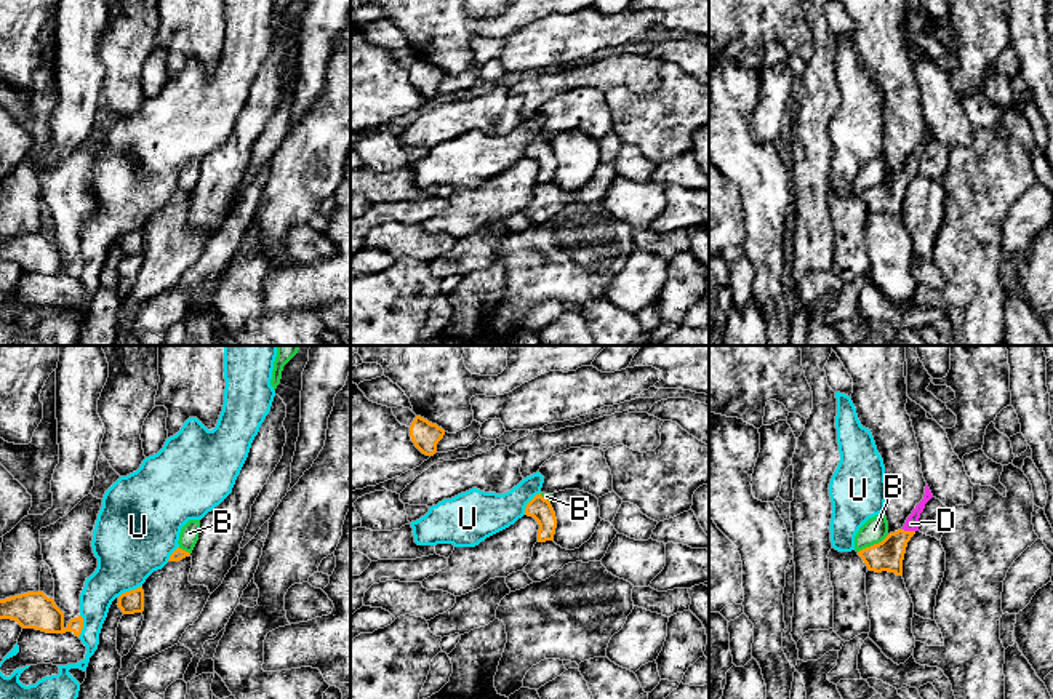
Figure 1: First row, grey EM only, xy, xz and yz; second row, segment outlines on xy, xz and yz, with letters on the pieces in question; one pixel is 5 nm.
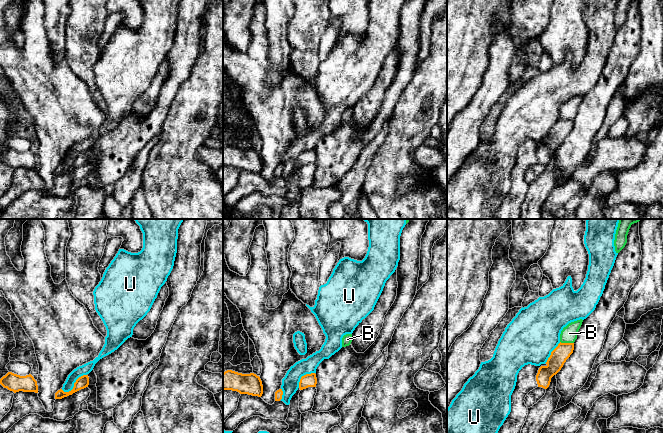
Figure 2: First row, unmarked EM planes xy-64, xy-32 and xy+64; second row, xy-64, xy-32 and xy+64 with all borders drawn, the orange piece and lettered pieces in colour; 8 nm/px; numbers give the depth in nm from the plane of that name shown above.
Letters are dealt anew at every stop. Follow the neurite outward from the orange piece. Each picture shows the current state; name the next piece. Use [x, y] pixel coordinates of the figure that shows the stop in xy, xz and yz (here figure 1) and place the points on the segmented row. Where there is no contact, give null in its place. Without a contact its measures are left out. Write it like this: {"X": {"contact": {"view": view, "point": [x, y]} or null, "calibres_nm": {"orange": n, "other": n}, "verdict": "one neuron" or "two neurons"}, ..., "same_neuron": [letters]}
{"B": {"contact": {"view": "yz", "point": [874, 544]}, "calibres_nm": {"orange": 160, "other": 120}, "verdict": "two neurons"}, "D": {"contact": {"view": "yz", "point": [909, 531]}, "calibres_nm": {"orange": 160, "other": 70}, "verdict": "one neuron"}, "U": {"contact": {"view": "xz", "point": [528, 503]}, "calibres_nm": {"orange": 110, "other": 220}, "verdict": "two neurons"}, "same_neuron": ["D"]}

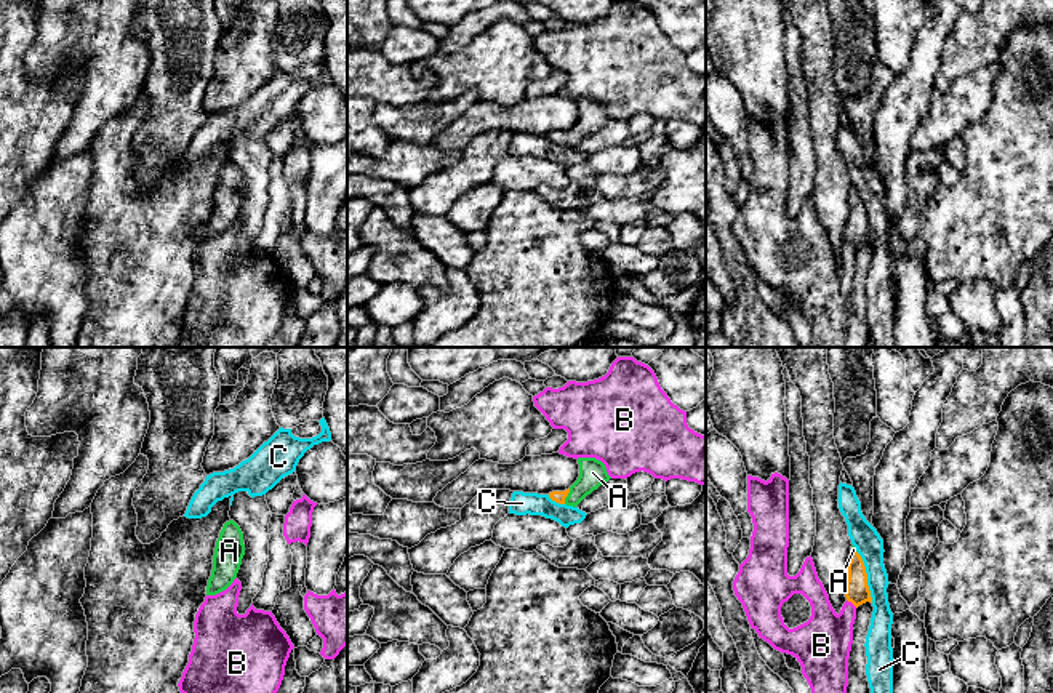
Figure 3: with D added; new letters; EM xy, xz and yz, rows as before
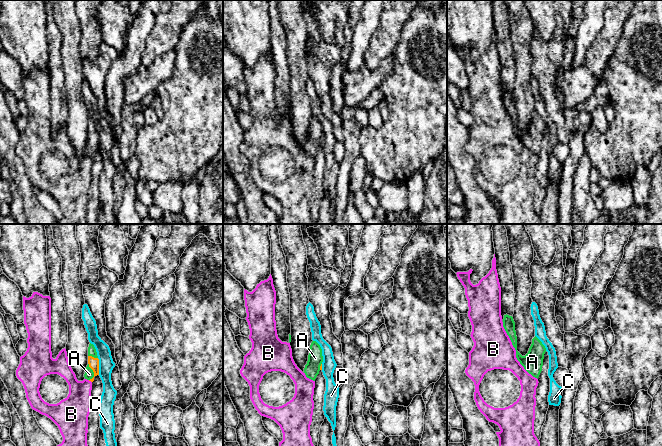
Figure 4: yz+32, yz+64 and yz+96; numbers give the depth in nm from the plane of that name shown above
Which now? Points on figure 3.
{"A": {"contact": {"view": "xz", "point": [567, 495]}, "calibres_nm": {"orange": 60, "other": 140}, "verdict": "one neuron"}, "B": {"contact": {"view": "yz", "point": [852, 602]}, "calibres_nm": {"orange": 120, "other": 280}, "verdict": "two neurons"}, "C": {"contact": {"view": "yz", "point": [866, 578]}, "calibres_nm": {"orange": 120, "other": 140}, "verdict": "two neurons"}, "same_neuron": ["A"]}

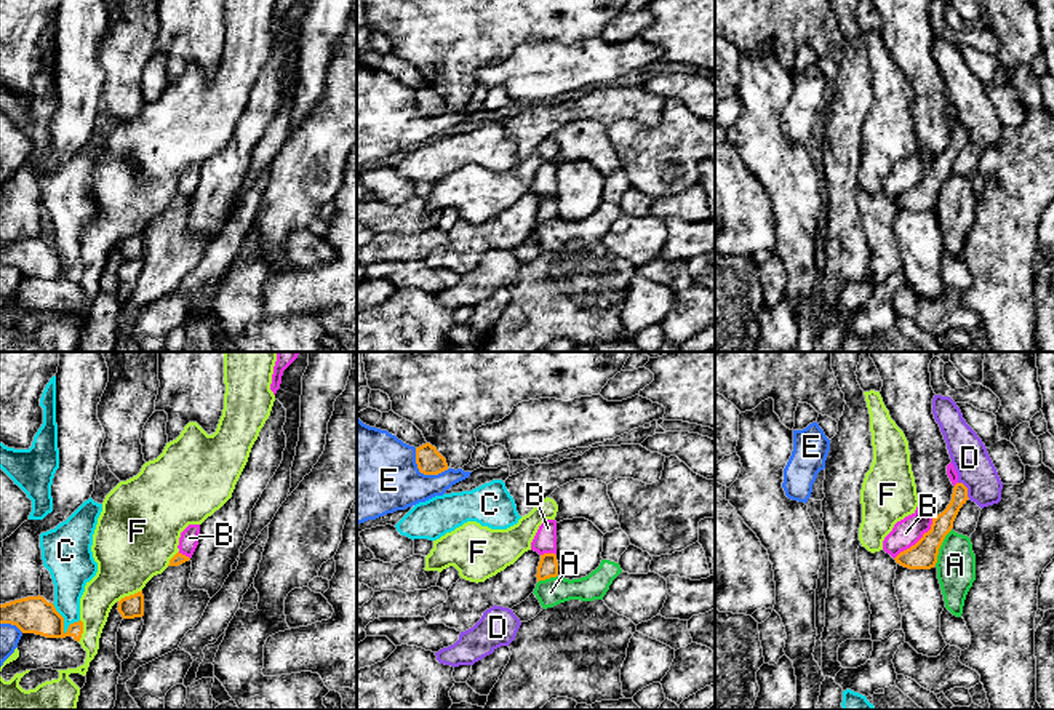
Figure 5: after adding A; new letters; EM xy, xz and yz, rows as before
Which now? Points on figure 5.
{"A": {"contact": {"view": "yz", "point": [939, 547]}, "calibres_nm": {"orange": 140, "other": 190}, "verdict": "two neurons"}, "B": {"contact": {"view": "yz", "point": [918, 541]}, "calibres_nm": {"orange": 140, "other": 140}, "verdict": "two neurons"}, "C": {"contact": {"view": "xy", "point": [63, 619]}, "calibres_nm": {"orange": 190, "other": 200}, "verdict": "two neurons"}, "D": {"contact": {"view": "yz", "point": [966, 490]}, "calibres_nm": {"orange": 100, "other": 190}, "verdict": "two neurons"}, "E": {"contact": {"view": "xz", "point": [423, 472]}, "calibres_nm": {"orange": 130, "other": 420}, "verdict": "two neurons"}, "F": {"contact": {"view": "xy", "point": [130, 595]}, "calibres_nm": {"orange": 120, "other": 380}, "verdict": "two neurons"}, "same_neuron": []}

